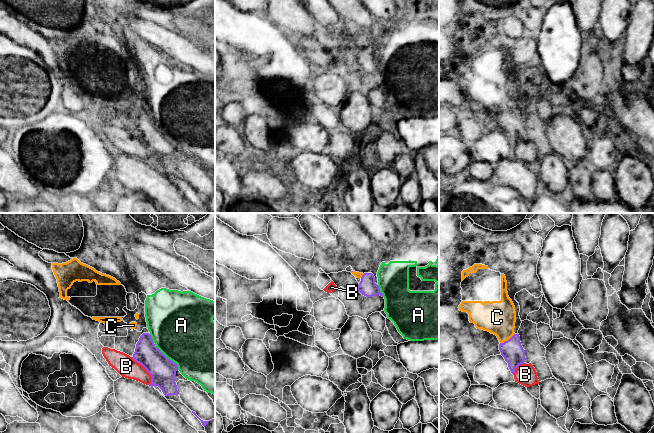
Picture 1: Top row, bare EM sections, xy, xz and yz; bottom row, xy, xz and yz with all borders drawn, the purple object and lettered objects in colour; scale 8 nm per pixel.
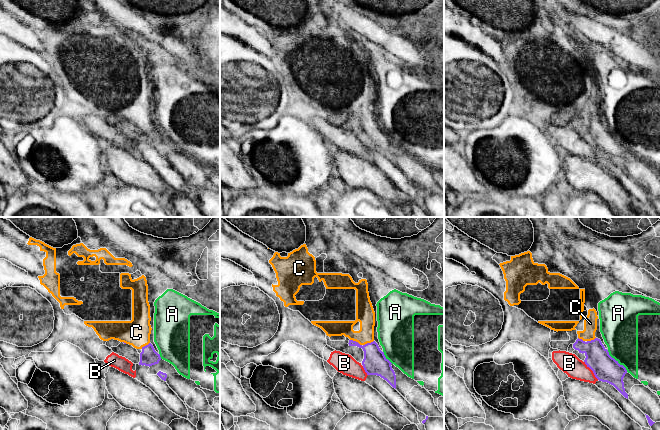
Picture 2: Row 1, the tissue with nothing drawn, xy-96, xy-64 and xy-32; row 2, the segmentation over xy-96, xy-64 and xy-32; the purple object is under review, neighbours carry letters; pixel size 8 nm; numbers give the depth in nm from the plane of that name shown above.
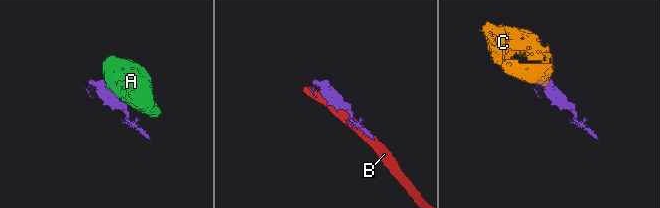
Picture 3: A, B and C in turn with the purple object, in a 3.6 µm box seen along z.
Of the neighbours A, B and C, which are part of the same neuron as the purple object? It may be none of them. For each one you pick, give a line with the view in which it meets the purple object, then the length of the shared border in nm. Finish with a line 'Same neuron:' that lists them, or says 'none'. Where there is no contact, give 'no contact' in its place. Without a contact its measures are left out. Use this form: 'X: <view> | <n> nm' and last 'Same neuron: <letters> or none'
C: yz | 150 nm
Same neuron: C

